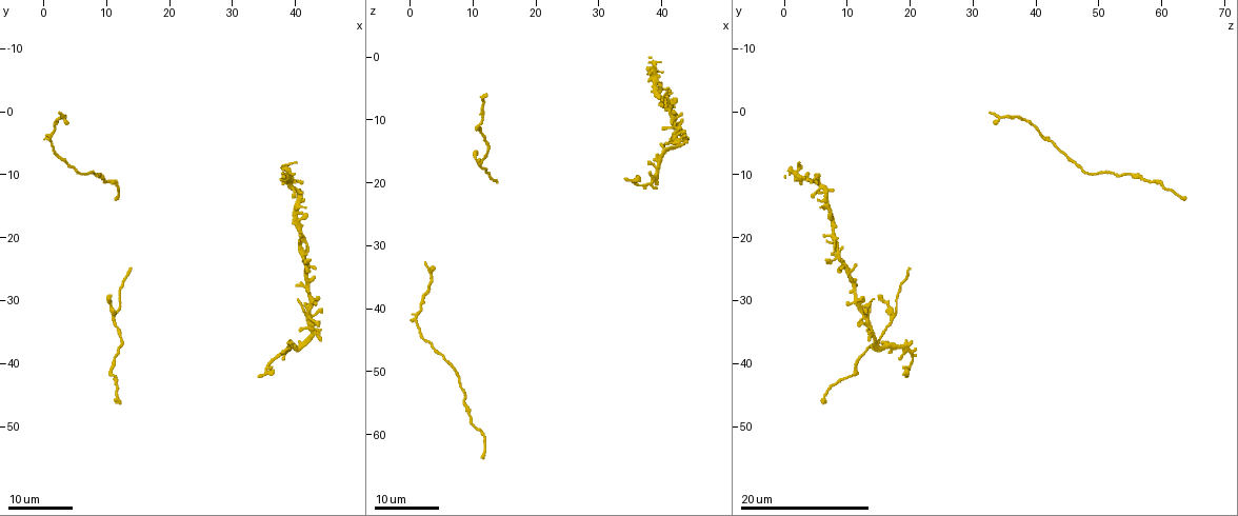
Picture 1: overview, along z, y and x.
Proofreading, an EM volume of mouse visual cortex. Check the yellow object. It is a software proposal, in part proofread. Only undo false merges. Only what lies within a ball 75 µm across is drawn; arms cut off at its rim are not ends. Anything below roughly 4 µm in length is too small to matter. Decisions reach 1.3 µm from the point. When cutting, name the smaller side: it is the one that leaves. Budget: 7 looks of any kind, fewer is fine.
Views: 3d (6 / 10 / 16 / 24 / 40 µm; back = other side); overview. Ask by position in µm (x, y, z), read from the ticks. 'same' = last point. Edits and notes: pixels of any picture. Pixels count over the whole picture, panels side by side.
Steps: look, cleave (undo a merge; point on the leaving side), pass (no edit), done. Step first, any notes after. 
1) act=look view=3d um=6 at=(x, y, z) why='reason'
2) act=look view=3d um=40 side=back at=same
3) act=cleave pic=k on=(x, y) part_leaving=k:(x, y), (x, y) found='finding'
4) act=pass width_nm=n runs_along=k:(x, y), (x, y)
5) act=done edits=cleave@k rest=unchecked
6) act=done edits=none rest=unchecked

act=look view=3d um=16 at=(37.5, 39.0, 20.5) why='three arms meet'

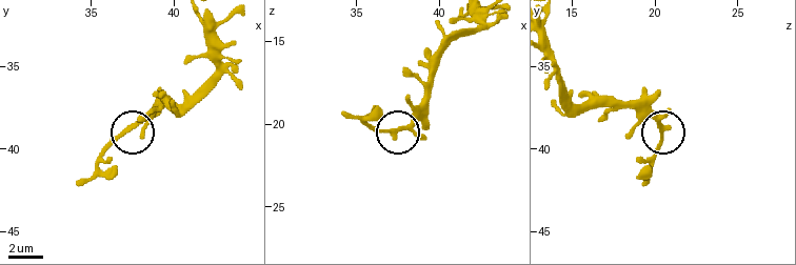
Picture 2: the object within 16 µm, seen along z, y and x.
act=look view=3d um=10 at=(37.6, 38.7, 20.4)

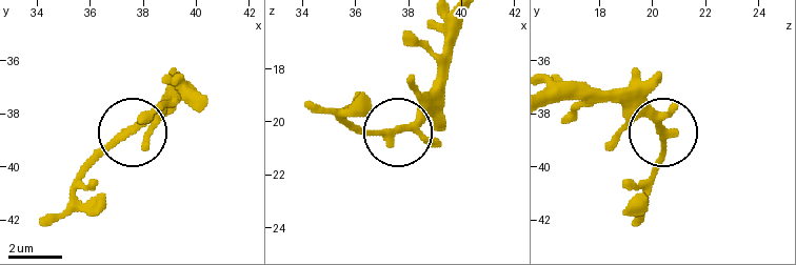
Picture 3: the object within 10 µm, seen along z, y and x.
act=pass found='all the same cell'

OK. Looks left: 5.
act=look view=3d um=24 at=(12.0, 32.0, 17.5) why='sudden change in width'

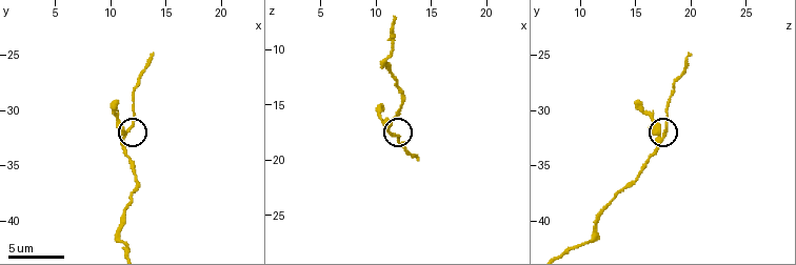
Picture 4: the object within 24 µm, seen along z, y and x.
act=look view=3d um=10 at=(11.8, 31.8, 17.8)

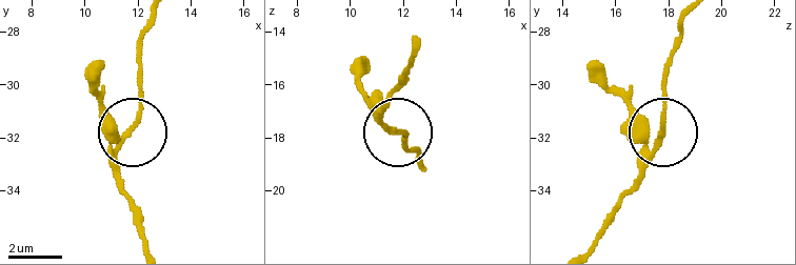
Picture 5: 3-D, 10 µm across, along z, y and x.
act=pass runs_along=5:(645, 159), (667, 127), (667, 62) found='continuous, no second cell'

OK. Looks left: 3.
act=look view=3d um=16 at=(12.6, 36.8, 14.4)

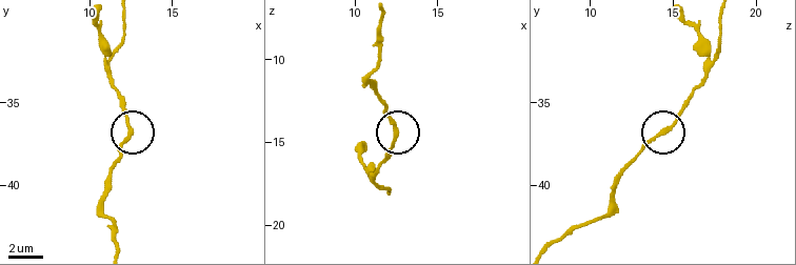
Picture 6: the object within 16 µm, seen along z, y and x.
act=pass side_arm_um=15 found='one cell here'

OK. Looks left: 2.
act=look view=3d um=10 at=(10.6, 41.6, 11.0) why='calibre changes'

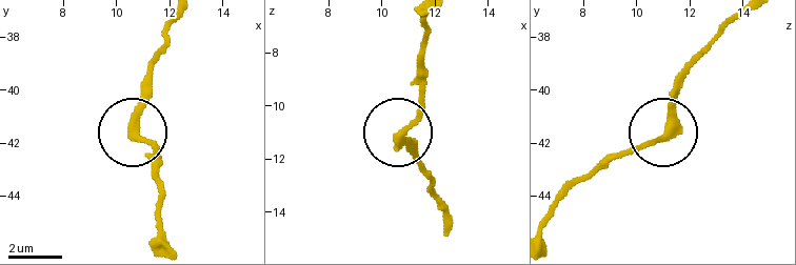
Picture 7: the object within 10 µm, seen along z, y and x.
act=look view=3d um=6 at=(10.7, 41.6, 11.1)

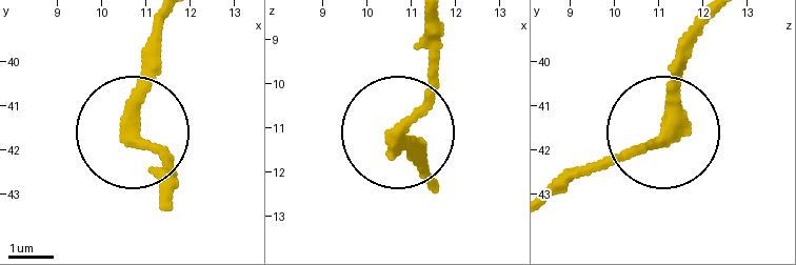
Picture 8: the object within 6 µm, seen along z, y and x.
act=pass runs_along=8:(164, 19), (135, 121), (176, 185) found='all the same cell'

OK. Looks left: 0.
act=done edits=none rest=unchecked

